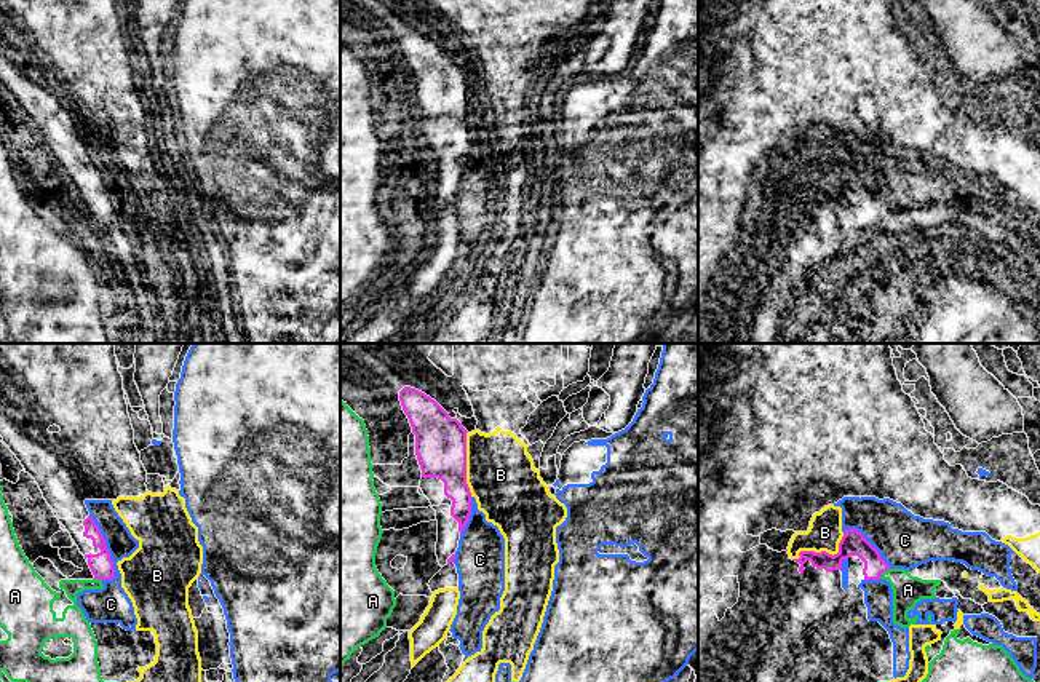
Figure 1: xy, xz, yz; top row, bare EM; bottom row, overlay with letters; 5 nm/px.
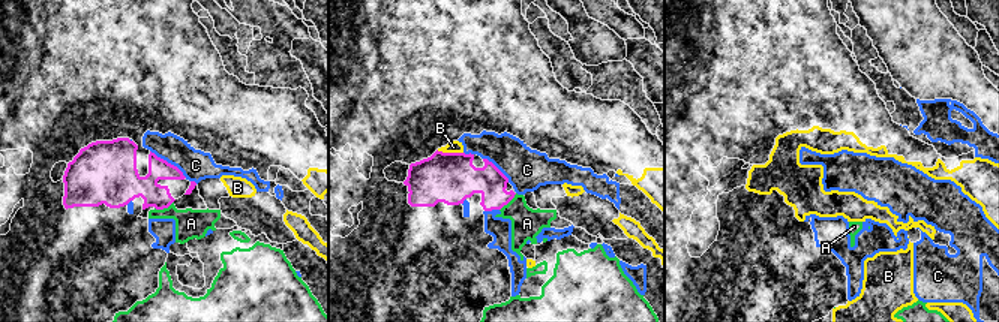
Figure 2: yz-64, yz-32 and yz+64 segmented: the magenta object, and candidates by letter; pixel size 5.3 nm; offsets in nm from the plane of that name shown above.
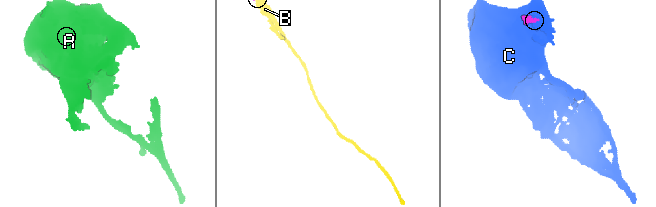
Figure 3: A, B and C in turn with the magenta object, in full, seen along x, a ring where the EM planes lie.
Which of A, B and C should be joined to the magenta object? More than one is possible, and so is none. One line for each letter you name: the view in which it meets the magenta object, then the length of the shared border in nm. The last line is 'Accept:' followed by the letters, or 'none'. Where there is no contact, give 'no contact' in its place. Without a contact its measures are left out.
Accept: none

